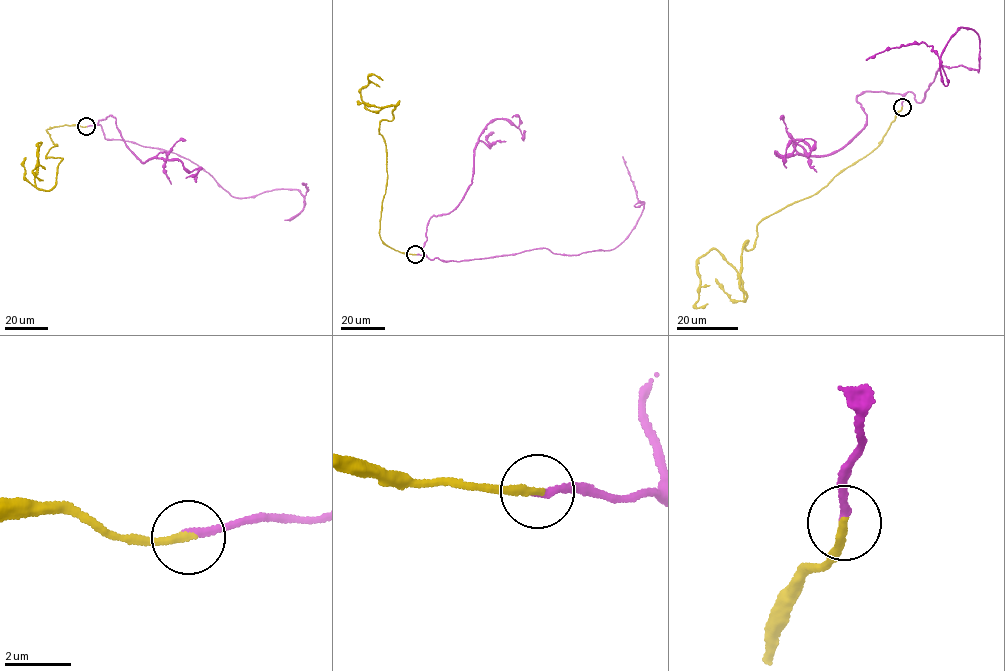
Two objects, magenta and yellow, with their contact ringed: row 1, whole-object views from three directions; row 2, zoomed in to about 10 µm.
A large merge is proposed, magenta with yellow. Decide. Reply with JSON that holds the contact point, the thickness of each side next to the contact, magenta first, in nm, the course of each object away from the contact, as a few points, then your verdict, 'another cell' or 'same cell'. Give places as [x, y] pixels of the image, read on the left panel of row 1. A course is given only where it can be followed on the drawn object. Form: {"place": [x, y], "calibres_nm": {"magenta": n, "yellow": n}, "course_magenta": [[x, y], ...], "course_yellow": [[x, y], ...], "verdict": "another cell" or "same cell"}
{"place": [86, 126], "calibres_nm": {"magenta": 220, "yellow": 240}, "course_magenta": [[85, 126], [100, 125], [106, 139], [188, 159], [238, 198], [293, 189], [304, 206], [308, 189], [302, 183]], "course_yellow": [[85, 127], [46, 129], [58, 145], [46, 158], [62, 159], [56, 184], [36, 187], [38, 144], [43, 180]], "verdict": "same cell"}

